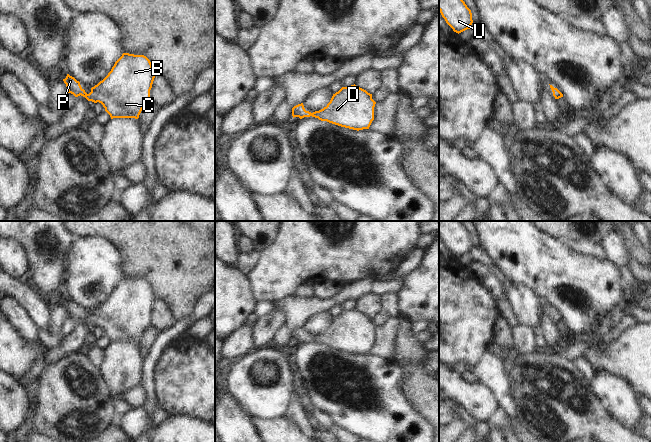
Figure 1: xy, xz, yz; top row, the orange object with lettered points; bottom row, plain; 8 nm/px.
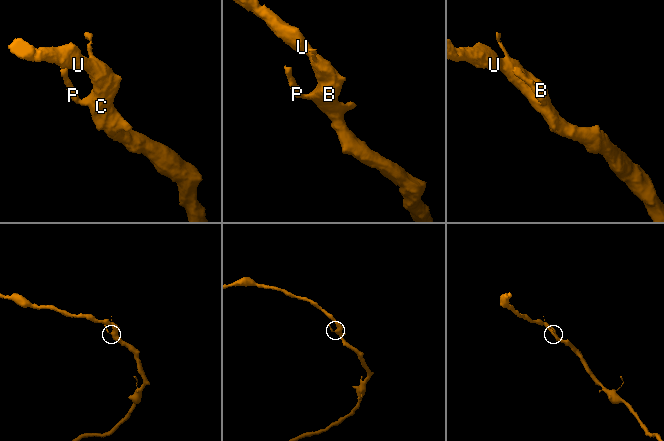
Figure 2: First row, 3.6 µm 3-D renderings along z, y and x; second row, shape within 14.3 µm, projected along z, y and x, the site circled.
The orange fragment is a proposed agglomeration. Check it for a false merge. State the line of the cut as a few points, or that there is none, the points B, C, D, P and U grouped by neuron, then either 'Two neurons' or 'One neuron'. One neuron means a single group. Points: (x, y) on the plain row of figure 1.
No split. Groups: B C D P U. One neuron

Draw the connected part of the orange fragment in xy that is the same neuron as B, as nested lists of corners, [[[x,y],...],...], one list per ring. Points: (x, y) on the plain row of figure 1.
[[[123,277],[108,299],[92,311],[89,318],[69,298],[63,305],[68,317],[101,327],[111,343],[138,343],[142,333],[150,326],[150,314],[155,300],[146,280]]]

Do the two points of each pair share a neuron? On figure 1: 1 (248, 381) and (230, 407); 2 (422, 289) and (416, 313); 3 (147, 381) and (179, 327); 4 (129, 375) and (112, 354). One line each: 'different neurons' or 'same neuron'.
1: different neurons
2: same neuron
3: same neuron
4: same neuron

